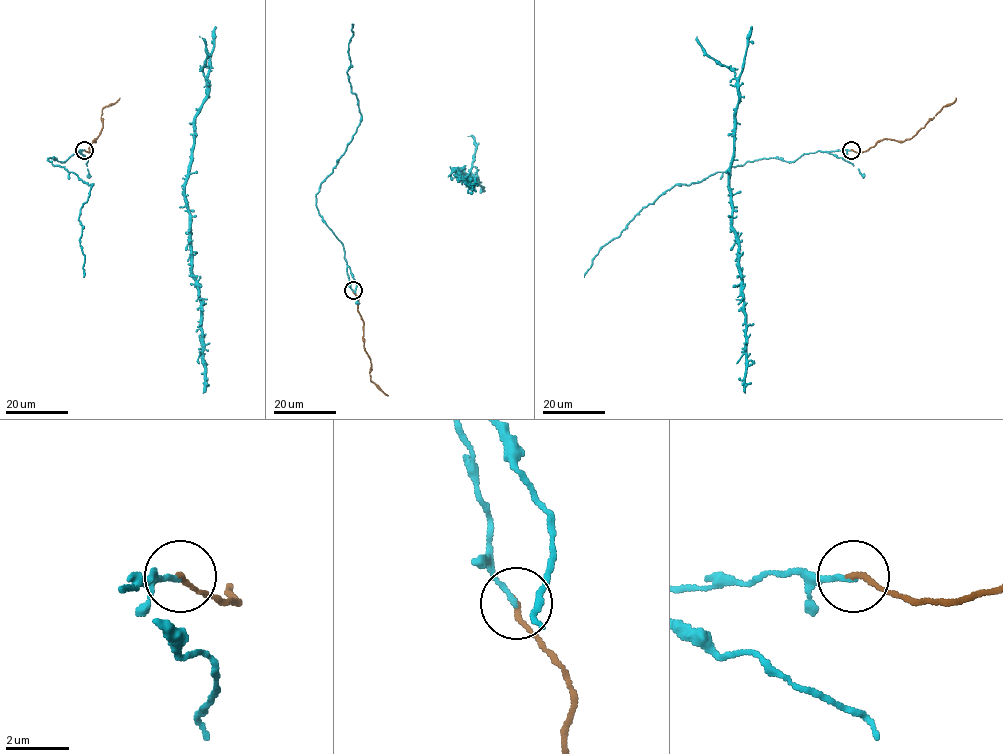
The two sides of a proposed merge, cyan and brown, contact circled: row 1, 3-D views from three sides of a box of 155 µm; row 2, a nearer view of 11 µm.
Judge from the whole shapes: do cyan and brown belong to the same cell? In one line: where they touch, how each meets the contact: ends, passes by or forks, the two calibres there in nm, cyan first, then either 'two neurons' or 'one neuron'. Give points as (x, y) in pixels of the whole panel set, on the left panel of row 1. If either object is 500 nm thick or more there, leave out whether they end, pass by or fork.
(84, 150) | cyan ends | brown ends | 150/180 nm | one neuron

